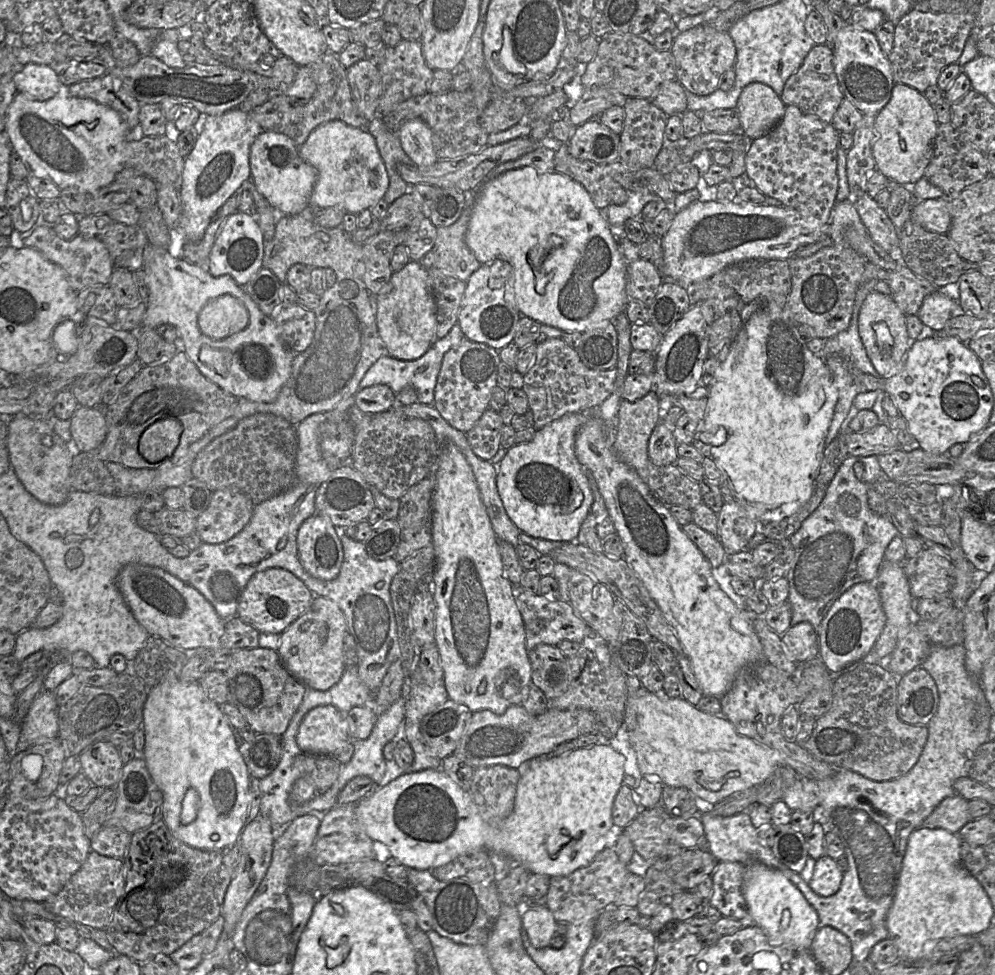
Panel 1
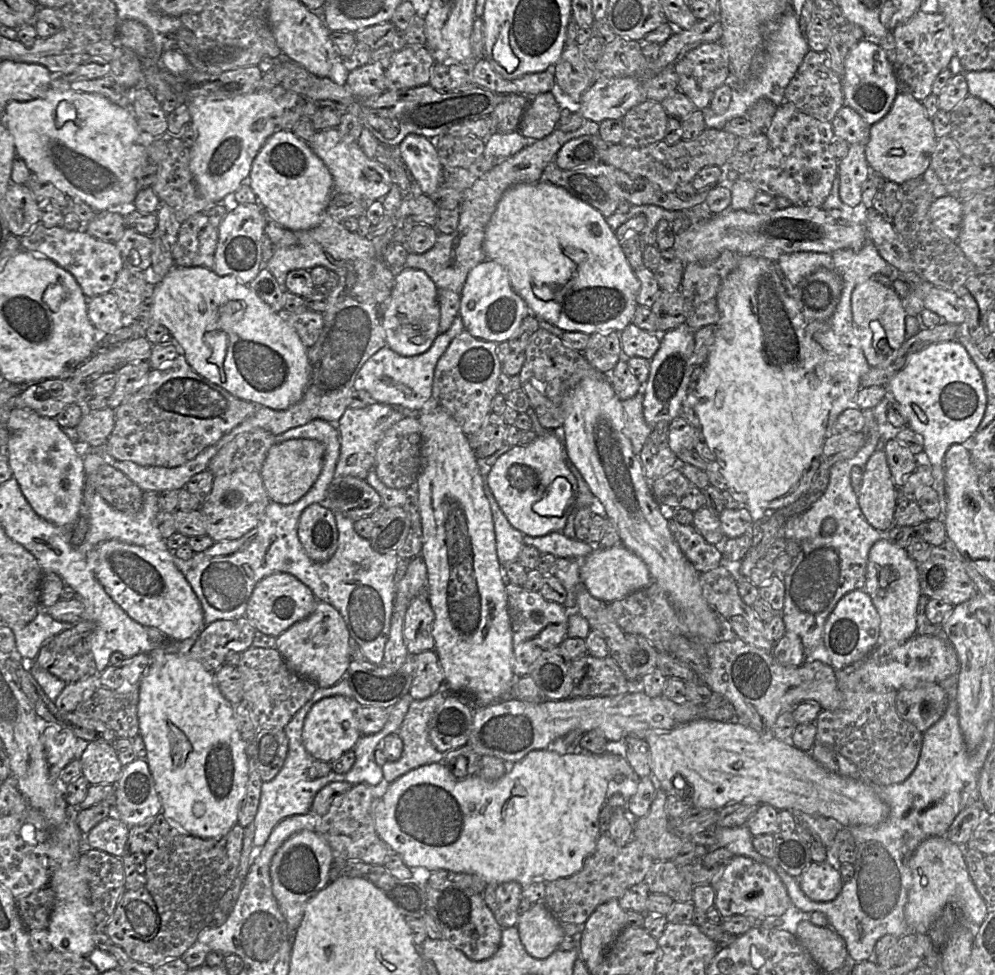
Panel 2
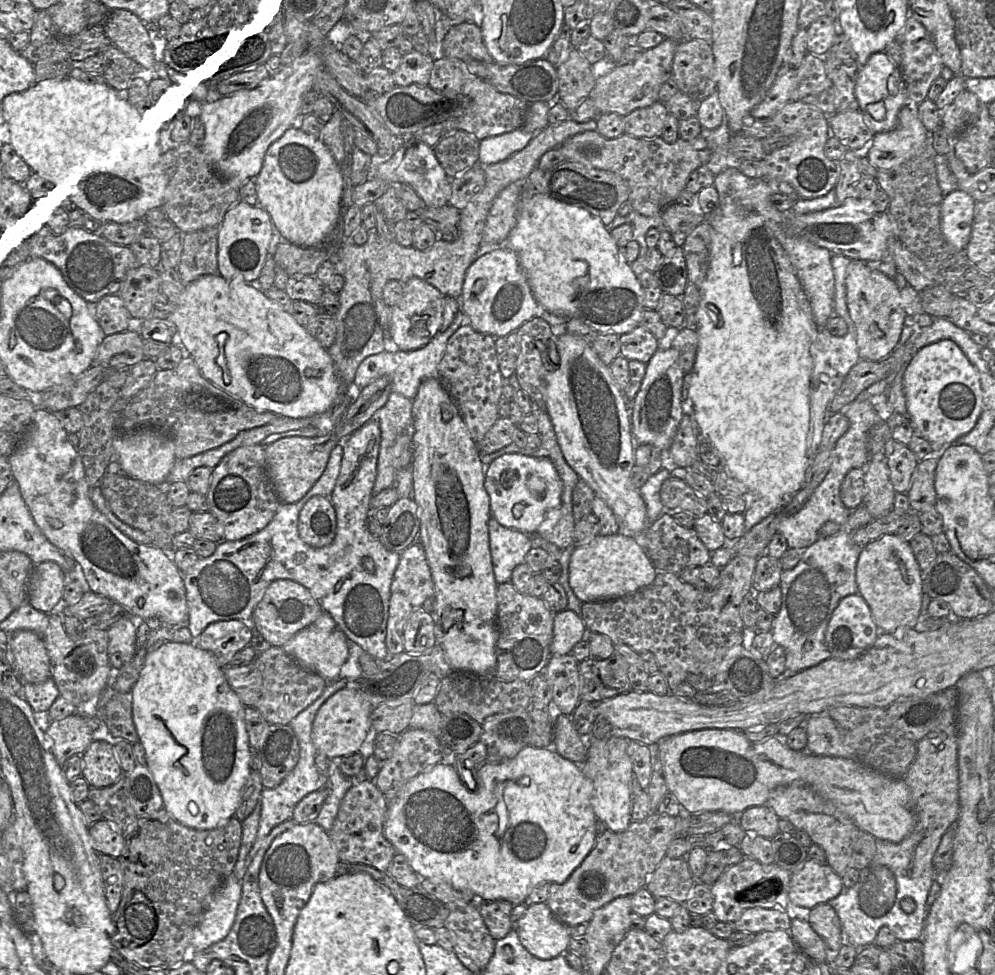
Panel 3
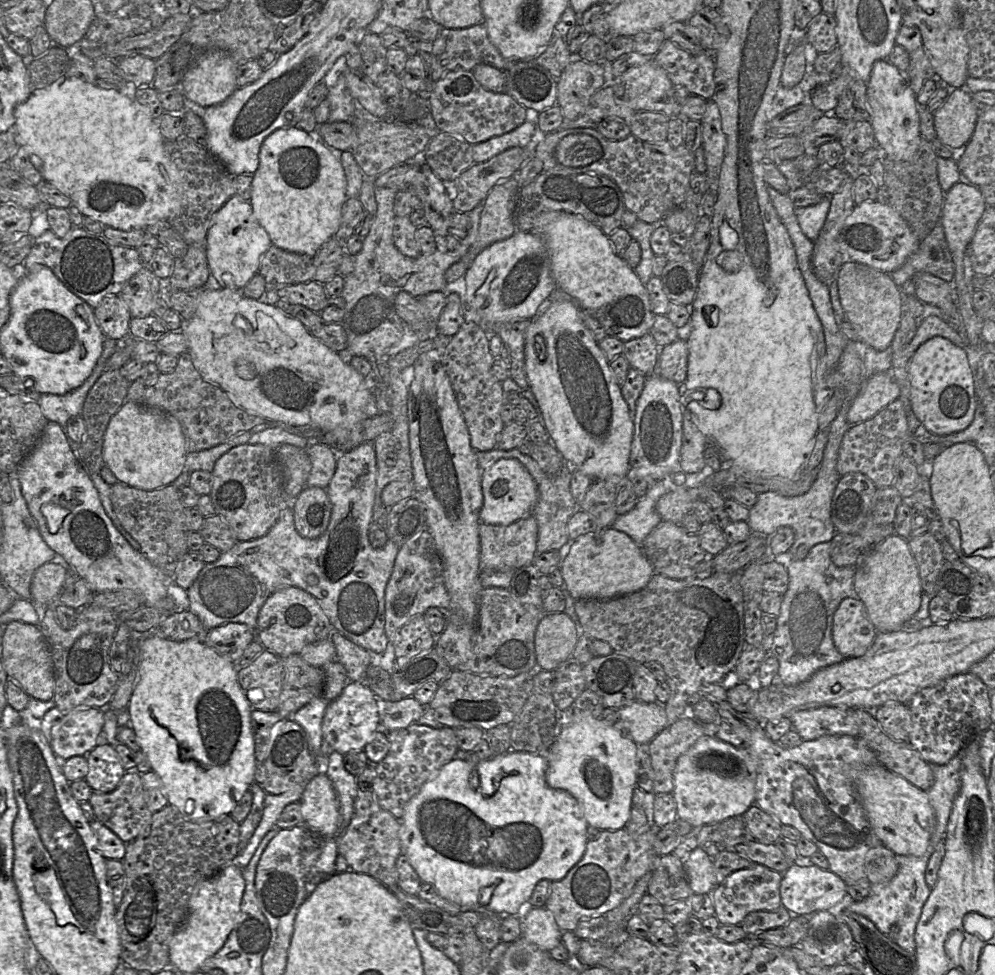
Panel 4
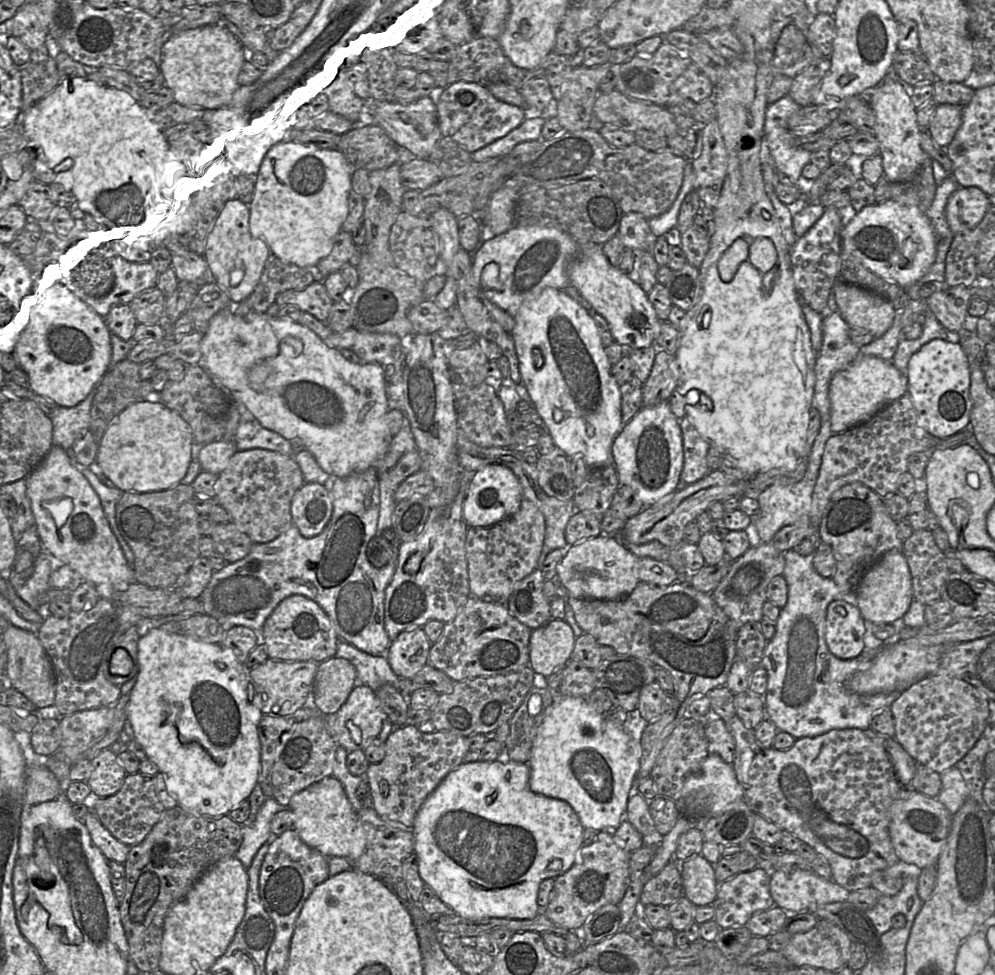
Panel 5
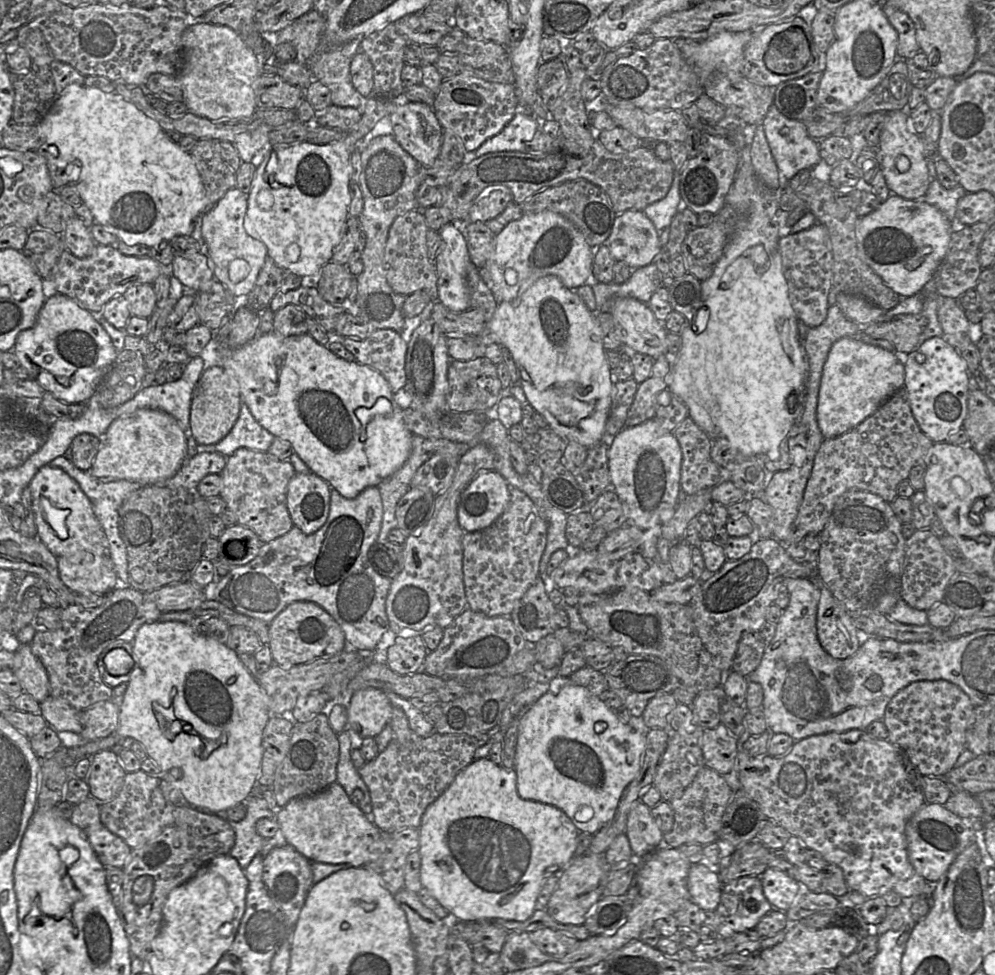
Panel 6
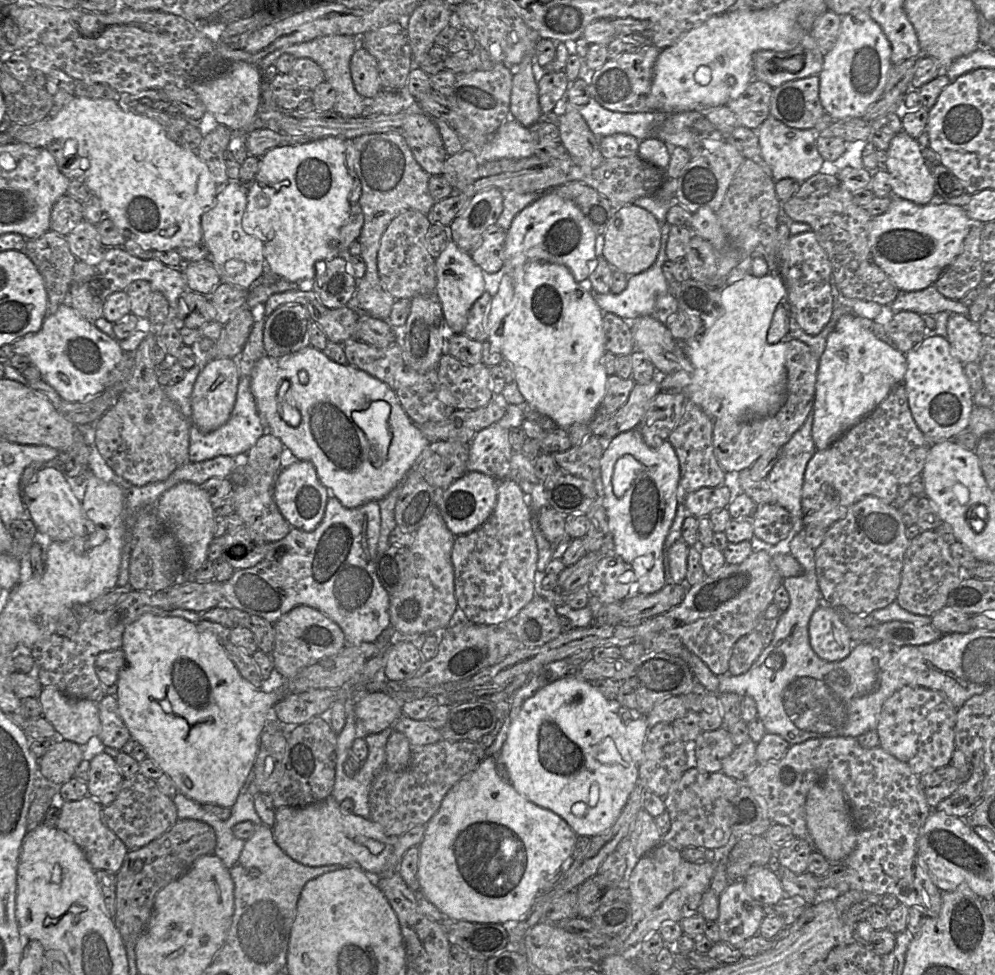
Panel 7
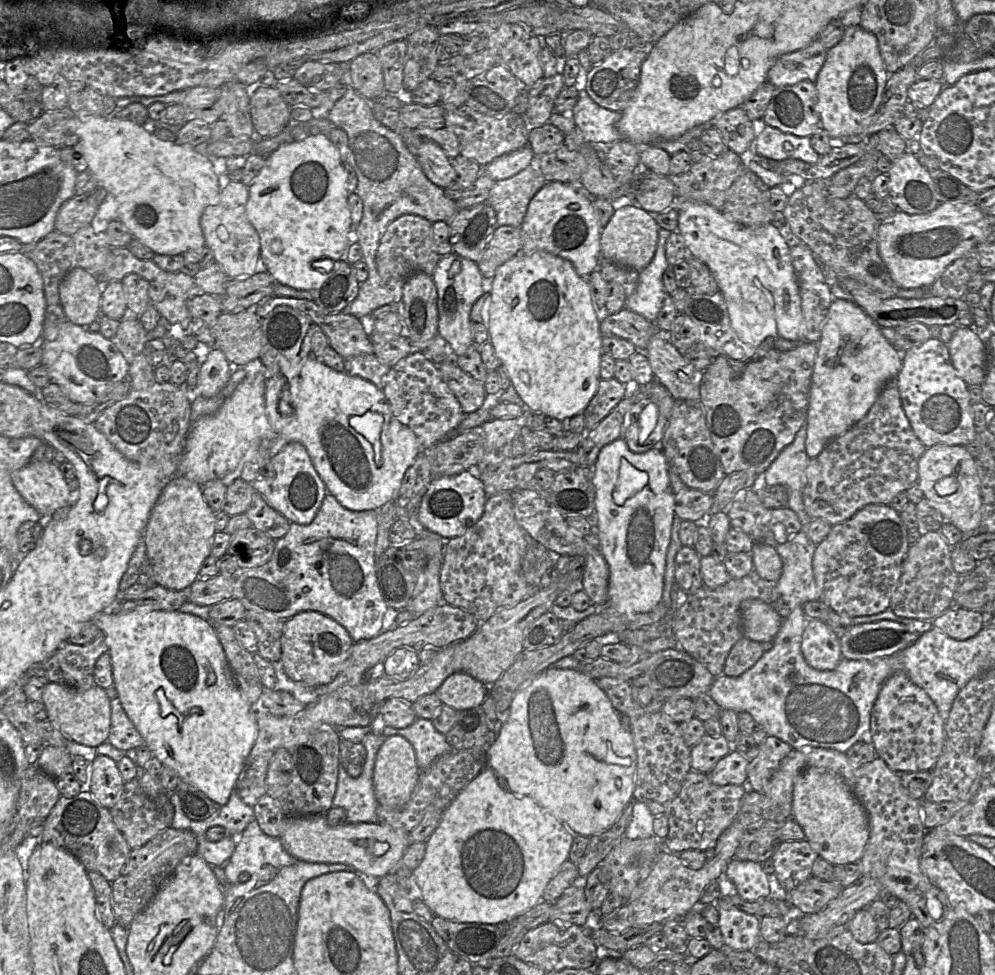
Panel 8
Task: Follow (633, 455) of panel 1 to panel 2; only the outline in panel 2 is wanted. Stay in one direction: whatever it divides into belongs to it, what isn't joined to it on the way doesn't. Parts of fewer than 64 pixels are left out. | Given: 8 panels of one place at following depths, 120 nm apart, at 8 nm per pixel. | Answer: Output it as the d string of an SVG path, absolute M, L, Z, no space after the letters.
M643 389L634 397L622 401L624 412L624 433L632 443L634 453L639 456L652 427L643 415Z

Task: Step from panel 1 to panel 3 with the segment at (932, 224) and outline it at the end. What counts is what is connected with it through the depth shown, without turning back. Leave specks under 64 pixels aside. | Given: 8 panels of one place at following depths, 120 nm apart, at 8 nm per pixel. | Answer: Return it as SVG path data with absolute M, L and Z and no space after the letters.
M957 189L944 196L941 205L942 233L955 249L965 251L968 244L976 201L966 192Z

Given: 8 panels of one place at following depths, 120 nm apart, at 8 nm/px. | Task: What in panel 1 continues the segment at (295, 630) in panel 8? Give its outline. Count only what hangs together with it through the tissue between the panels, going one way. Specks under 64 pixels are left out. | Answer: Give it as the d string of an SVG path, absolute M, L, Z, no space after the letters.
M268 568L251 576L239 597L236 616L260 633L281 634L309 609L314 596L302 580L290 571Z

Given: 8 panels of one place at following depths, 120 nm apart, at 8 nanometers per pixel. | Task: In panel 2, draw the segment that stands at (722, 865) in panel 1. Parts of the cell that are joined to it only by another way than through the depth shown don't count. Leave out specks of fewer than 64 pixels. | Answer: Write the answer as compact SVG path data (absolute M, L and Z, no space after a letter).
M735 856L713 881L714 907L723 919L745 914L756 917L760 923L766 917L790 916L795 907L786 887L773 868L746 856Z

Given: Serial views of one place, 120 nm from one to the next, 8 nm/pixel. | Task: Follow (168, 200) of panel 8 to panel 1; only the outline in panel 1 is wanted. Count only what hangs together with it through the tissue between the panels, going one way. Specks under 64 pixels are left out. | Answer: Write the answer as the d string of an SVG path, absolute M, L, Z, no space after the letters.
M17 92L7 110L5 127L14 152L25 162L28 171L40 178L49 178L60 190L75 187L86 195L109 185L124 168L124 145L127 127L120 114L91 99L55 95L46 101Z

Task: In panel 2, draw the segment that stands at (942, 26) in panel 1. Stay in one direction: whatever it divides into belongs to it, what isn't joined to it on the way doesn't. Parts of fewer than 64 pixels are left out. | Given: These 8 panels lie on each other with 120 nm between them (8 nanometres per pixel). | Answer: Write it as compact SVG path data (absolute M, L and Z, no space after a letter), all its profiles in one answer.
M918 10L907 21L893 29L896 43L893 69L899 92L922 101L931 93L936 76L948 67L955 55L952 31L941 12L928 13Z

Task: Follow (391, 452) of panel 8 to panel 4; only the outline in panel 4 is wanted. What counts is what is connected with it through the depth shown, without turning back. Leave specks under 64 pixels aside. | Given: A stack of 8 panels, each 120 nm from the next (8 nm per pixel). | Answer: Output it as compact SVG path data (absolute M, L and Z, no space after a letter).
M225 287L219 290L205 288L194 316L184 322L181 330L187 337L188 351L201 375L209 382L221 387L238 406L251 414L293 426L315 427L328 433L337 428L349 429L365 419L376 416L379 412L376 405L375 386L354 369L344 357L314 337L300 320L285 314L276 305L261 303L258 300L245 297L241 291Z

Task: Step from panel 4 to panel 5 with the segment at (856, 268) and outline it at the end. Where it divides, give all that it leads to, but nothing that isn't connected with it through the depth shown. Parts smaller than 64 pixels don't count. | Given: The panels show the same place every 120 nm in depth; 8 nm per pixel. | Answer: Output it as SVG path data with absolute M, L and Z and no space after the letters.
M840 278L833 292L838 311L850 327L866 329L878 338L893 324L895 308L885 298Z

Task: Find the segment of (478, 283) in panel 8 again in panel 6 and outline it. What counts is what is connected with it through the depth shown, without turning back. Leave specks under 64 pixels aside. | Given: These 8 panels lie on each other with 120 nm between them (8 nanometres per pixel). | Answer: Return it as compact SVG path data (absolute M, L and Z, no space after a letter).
M449 222L438 232L441 245L435 259L437 300L452 312L463 312L471 308L466 277L471 262L467 243L457 223Z

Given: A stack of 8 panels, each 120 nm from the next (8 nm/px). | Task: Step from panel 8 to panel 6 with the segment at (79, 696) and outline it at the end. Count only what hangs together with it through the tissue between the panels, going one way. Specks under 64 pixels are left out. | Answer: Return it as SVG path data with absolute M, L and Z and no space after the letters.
M51 694L40 703L40 713L57 733L73 733L79 735L82 725L79 721L79 711L66 701Z

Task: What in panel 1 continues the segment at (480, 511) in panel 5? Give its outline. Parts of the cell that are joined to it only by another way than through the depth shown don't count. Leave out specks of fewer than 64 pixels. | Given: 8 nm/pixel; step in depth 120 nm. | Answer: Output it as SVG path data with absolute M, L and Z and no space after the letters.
M625 310L613 323L618 337L617 376L614 390L600 405L576 413L569 413L535 432L531 441L509 448L497 467L496 485L503 506L520 532L534 538L574 542L580 527L593 504L588 471L575 453L575 436L579 428L591 418L599 418L606 426L613 448L618 427L618 411L622 401L624 381L629 374L632 351L630 327Z

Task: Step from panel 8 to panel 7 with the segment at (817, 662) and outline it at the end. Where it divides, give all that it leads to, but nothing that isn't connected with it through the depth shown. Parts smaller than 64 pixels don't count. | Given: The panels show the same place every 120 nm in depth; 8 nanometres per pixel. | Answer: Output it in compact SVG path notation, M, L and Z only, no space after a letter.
M825 603L821 604L811 616L809 638L814 652L828 662L845 659L854 645L847 626L834 608Z

